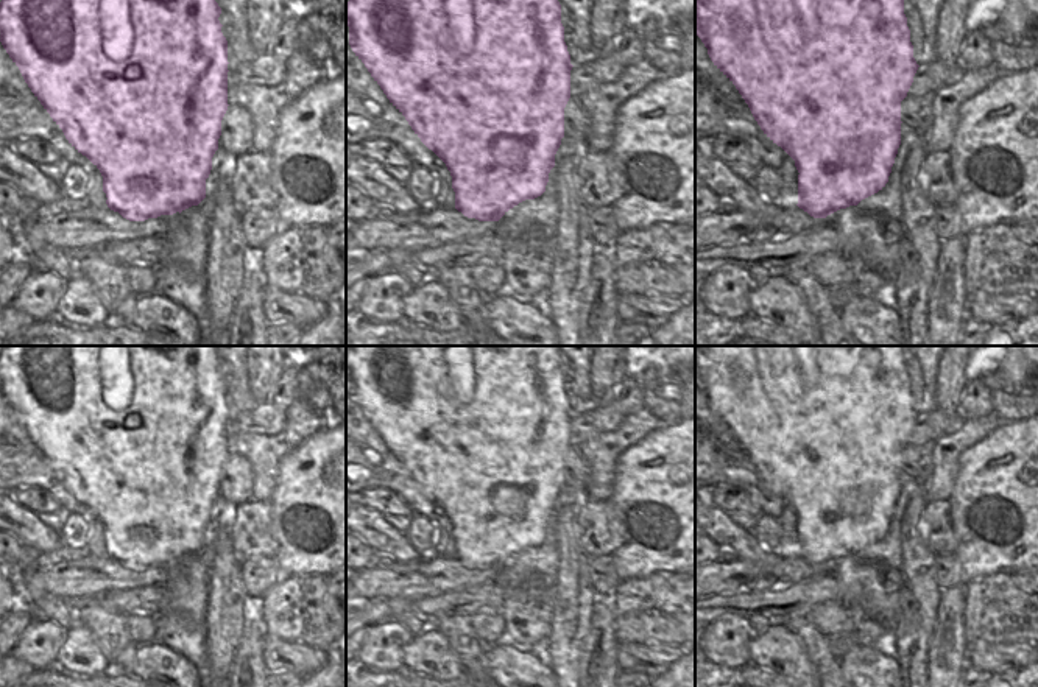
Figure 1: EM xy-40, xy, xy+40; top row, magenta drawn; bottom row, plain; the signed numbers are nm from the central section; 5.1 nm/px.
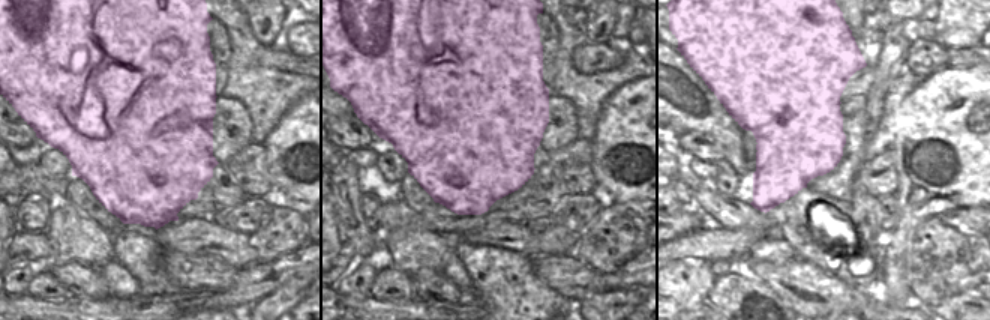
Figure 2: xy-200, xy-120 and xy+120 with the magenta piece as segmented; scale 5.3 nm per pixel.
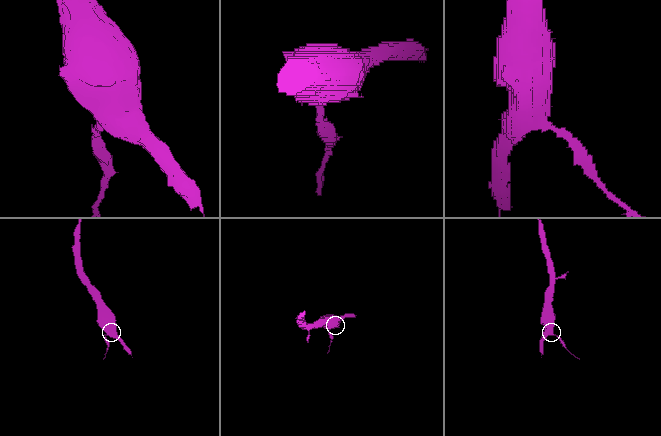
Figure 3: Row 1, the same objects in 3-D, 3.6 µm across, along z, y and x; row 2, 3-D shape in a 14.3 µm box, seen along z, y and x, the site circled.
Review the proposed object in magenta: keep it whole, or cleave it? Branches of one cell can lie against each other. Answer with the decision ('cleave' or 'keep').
cleave

